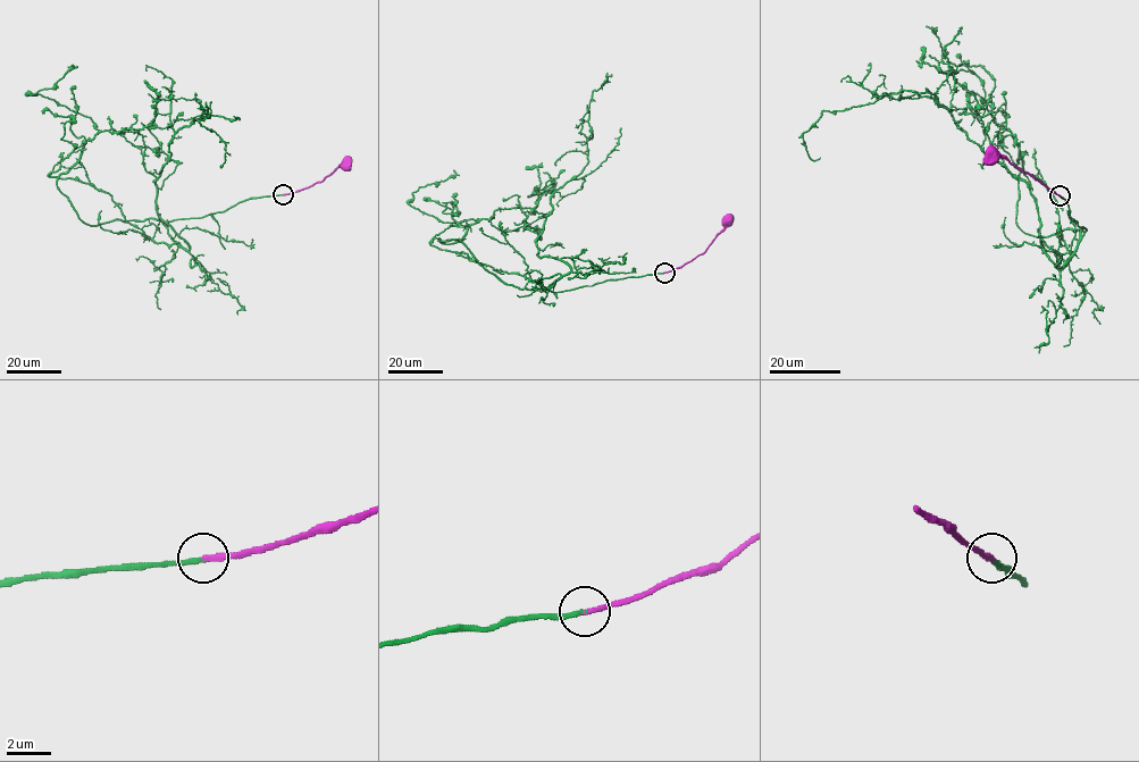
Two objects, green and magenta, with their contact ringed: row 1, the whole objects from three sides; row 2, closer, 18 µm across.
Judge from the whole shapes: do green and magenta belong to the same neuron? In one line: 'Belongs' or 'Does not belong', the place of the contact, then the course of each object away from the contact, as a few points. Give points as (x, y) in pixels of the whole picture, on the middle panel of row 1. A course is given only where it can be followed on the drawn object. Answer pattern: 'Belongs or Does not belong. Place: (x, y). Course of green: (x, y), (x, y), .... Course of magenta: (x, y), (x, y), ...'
Belongs. Place: (664, 273). Course of green: (664, 273), (554, 292), (504, 284), (459, 240), (438, 240), (479, 219), (444, 223), (408, 203), (453, 169). Course of magenta: (664, 273), (702, 254), (728, 220)

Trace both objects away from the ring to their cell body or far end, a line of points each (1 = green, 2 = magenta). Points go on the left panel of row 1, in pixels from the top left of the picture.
1: (283, 194), (165, 225), (84, 224), (57, 179), (95, 124), (26, 95), (52, 89), (72, 65)
2: (283, 194), (313, 185), (346, 164)

